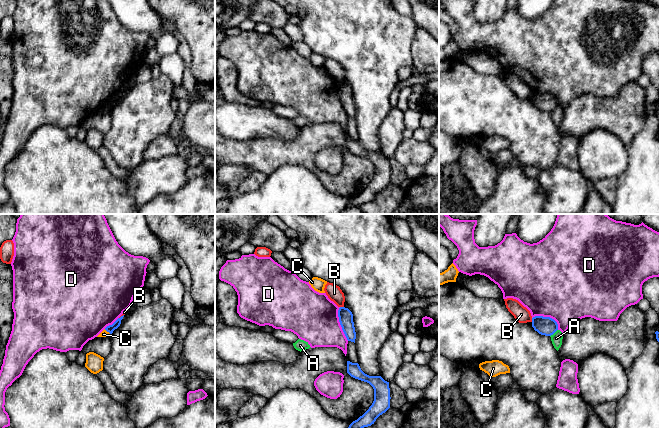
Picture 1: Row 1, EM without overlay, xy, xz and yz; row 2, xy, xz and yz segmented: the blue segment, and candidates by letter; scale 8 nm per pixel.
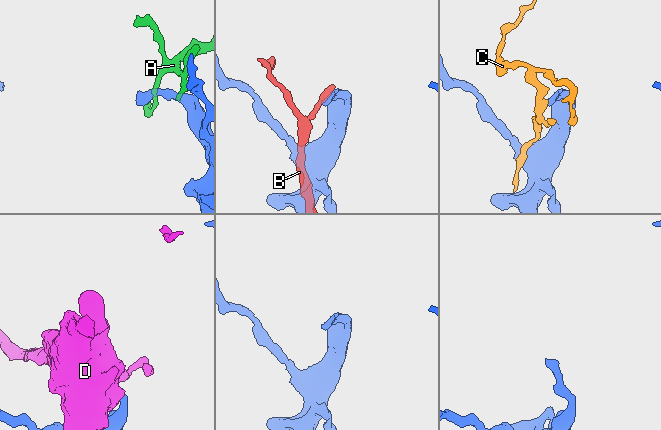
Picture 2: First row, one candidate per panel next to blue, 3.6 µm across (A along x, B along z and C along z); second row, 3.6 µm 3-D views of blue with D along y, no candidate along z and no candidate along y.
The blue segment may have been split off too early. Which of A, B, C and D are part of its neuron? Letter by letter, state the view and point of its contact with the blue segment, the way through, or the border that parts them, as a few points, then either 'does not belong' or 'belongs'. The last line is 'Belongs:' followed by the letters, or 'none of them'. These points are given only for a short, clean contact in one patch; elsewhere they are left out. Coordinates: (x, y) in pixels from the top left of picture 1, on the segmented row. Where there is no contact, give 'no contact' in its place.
A: yz (553, 333) | does not belong
B: xz (342, 307) | along xz (340, 306), (343, 307) | does not belong
C: xy (107, 331) | along xy (104, 329), (110, 334) | does not belong
D: xz (340, 324) | does not belong
Belongs: none of them

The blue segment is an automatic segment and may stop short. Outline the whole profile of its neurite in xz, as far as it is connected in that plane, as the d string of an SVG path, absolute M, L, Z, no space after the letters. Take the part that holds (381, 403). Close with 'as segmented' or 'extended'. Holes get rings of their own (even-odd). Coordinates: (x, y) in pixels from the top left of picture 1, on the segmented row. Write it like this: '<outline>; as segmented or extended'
M347 361L347 373L358 380L369 383L374 389L374 401L369 409L353 421L348 428L364 428L374 424L376 419L390 408L389 382L381 376L369 376L365 374L358 363Z; as segmented

